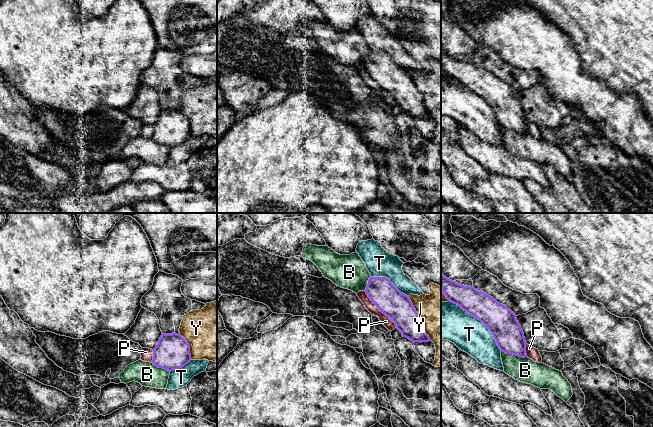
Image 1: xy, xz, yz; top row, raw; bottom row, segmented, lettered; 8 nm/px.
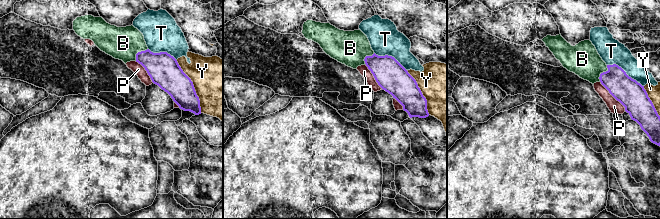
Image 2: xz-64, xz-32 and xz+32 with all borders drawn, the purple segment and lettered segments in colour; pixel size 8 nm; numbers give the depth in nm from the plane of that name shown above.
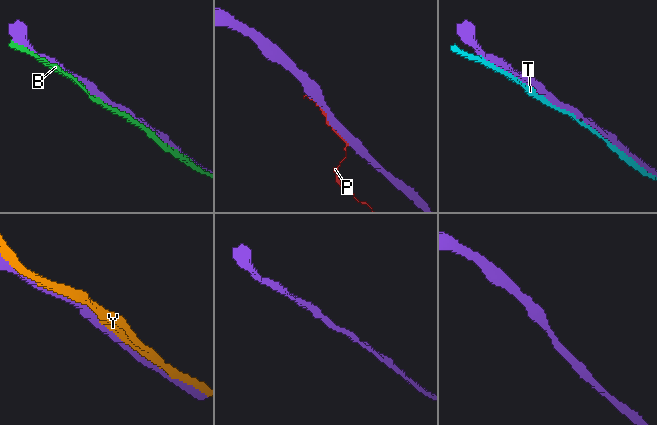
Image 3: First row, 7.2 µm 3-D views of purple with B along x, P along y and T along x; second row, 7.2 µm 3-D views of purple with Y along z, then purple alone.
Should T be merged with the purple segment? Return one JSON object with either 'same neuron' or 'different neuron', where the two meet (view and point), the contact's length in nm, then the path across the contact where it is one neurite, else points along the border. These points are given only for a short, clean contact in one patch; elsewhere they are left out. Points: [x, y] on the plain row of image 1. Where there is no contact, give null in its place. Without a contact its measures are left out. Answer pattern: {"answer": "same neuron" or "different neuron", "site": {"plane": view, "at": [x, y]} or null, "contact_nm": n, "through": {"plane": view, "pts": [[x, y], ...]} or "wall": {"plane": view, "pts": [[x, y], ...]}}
{"answer": "different neuron", "site": {"plane": "yz", "at": [479, 95]}, "contact_nm": 600}

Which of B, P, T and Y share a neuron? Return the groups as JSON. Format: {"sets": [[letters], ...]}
{"sets": [["B"], ["P"], ["T"], ["Y"]]}

